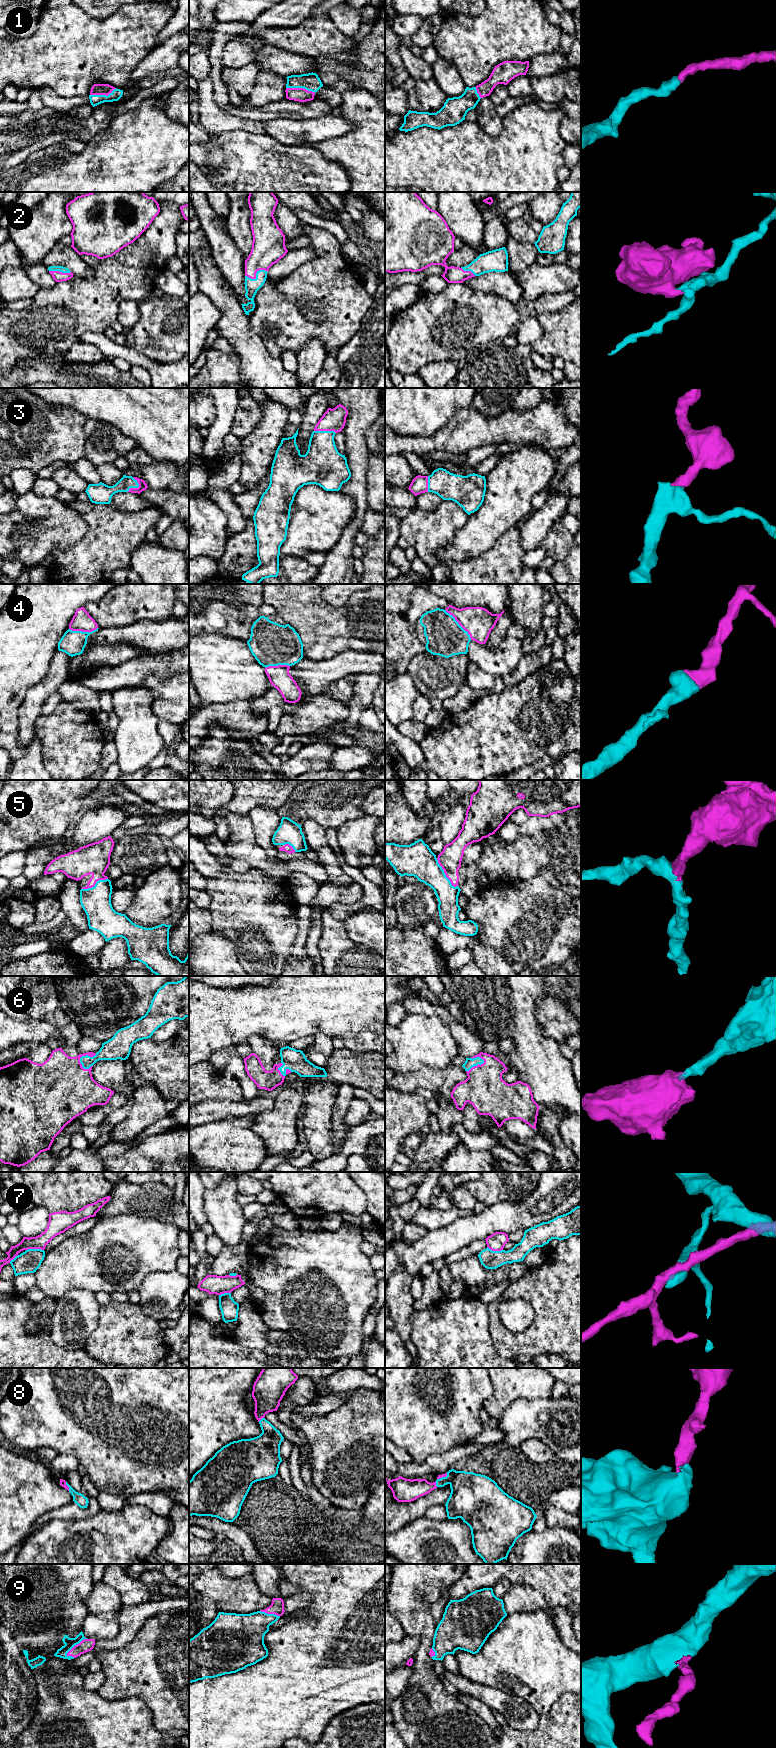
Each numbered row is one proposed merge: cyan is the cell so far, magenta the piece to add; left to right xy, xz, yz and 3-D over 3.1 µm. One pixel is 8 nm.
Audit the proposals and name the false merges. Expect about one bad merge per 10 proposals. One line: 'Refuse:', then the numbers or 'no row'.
Refuse: 7

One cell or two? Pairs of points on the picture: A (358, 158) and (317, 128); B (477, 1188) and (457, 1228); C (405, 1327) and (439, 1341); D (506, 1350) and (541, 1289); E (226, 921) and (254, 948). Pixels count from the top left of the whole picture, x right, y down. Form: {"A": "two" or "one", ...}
{"A": "two", "B": "two", "C": "two", "D": "one", "E": "one"}

